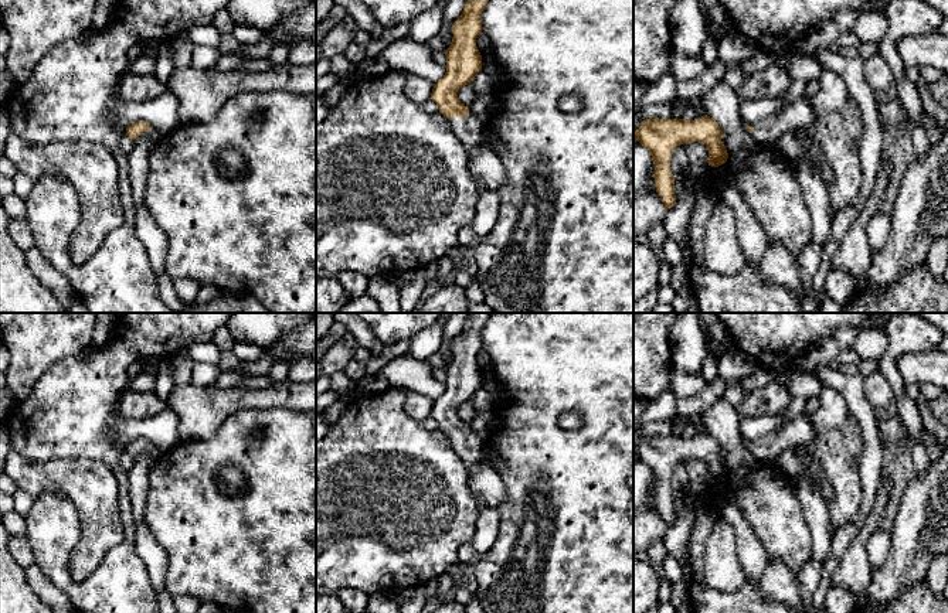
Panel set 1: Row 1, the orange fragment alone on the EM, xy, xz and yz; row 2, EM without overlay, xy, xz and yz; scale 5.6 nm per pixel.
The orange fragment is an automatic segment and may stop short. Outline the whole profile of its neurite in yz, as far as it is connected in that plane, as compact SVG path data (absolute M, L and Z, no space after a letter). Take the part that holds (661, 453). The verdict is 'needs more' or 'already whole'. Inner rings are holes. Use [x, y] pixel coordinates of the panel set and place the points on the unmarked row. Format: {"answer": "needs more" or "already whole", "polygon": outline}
{"answer": "already whole", "polygon": "M710 433L694 437L684 436L643 436L633 449L633 454L645 463L655 481L655 503L666 527L676 522L675 495L670 487L670 474L679 462L703 460L709 467L709 483L718 484L728 476L723 462L723 447Z"}

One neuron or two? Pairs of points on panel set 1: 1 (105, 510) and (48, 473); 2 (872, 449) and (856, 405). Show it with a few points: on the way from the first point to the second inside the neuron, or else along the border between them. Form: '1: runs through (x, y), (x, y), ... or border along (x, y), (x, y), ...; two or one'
1: runs through (91, 496), (71, 476), (63, 476); one
2: runs through (872, 438), (865, 416); one

